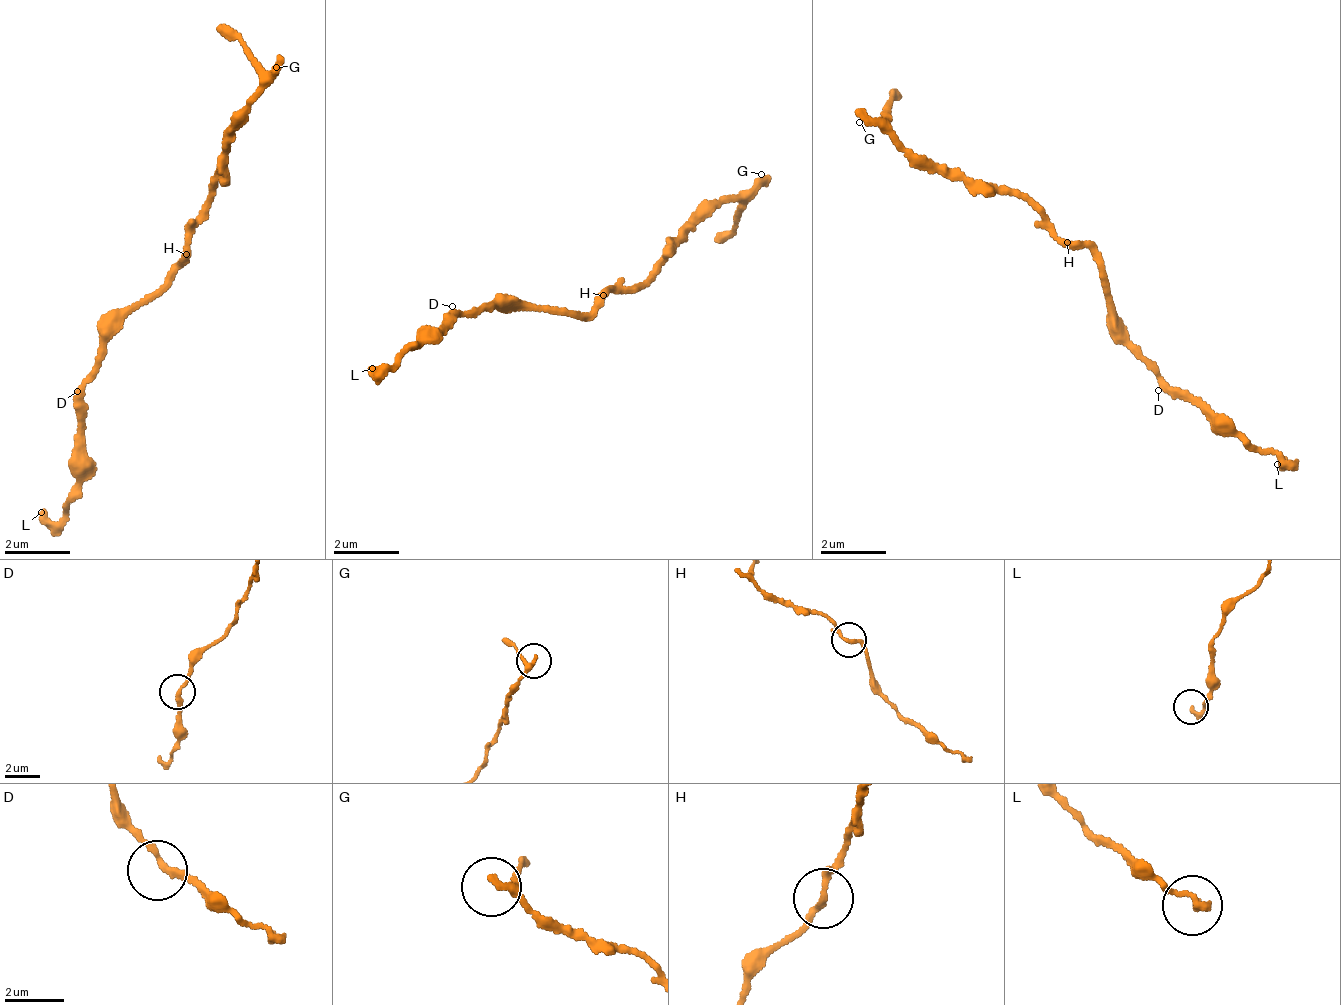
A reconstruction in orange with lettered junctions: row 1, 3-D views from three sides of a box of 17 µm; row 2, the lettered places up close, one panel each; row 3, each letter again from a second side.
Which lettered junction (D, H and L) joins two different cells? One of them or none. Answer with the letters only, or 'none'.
none

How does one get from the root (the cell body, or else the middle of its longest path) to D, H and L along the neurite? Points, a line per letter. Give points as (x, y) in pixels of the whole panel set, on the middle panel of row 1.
D: (590, 307), (570, 314), (552, 312), (502, 296), (462, 309), (452, 306)
H: (590, 307), (598, 306), (606, 298)
L: (590, 307), (570, 314), (512, 299), (452, 320), (448, 331), (414, 346), (414, 353), (396, 364), (372, 368)

